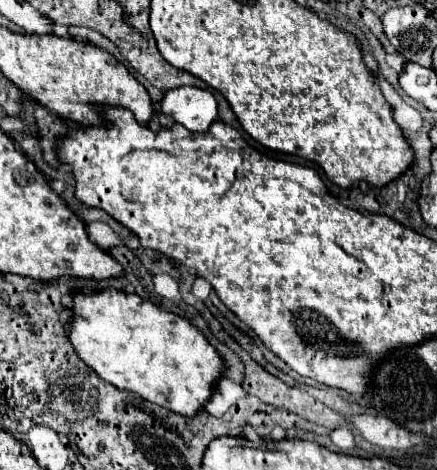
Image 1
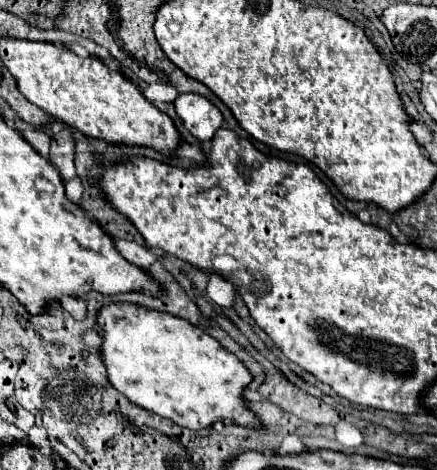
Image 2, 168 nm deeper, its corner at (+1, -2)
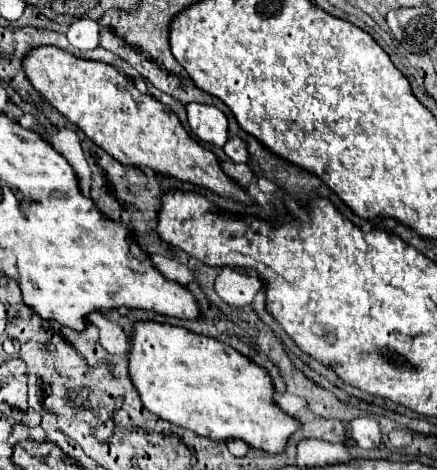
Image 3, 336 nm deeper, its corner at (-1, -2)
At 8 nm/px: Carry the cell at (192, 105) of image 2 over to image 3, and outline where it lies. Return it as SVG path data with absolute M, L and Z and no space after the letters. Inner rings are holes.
M191 102L187 104L187 116L191 132L199 140L217 148L221 148L227 142L227 116L219 108Z

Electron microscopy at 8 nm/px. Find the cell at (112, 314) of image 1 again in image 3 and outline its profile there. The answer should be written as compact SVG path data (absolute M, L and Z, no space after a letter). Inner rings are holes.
M139 320L133 324L129 378L143 406L159 418L211 440L241 438L249 446L277 454L299 422L273 402L273 384L265 368L231 346L187 328Z

